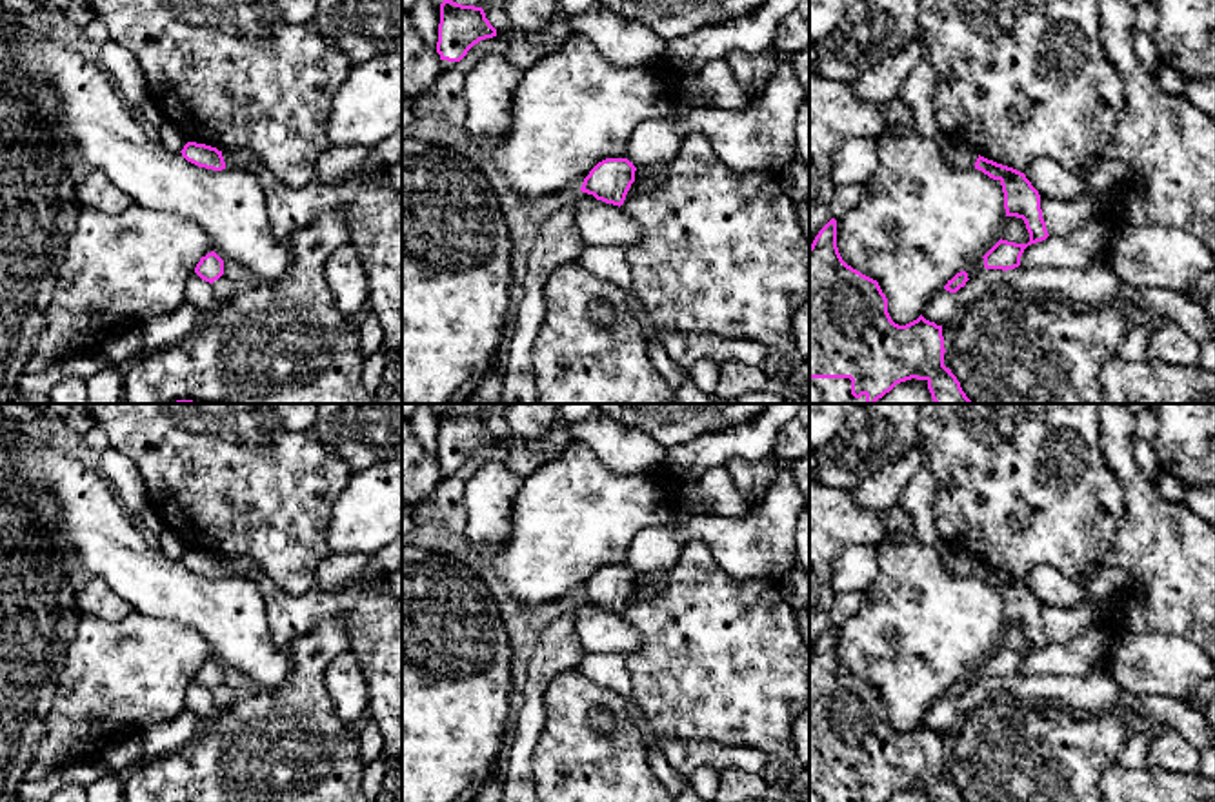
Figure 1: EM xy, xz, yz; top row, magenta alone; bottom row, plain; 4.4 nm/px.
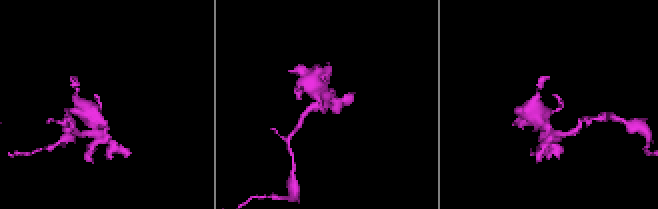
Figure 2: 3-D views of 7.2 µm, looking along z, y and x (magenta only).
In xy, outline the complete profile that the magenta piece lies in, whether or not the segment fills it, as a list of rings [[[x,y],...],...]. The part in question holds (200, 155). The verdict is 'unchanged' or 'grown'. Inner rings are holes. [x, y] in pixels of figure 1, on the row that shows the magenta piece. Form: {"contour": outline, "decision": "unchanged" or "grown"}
{"contour": [[[187,142],[180,153],[187,162],[198,167],[206,167],[213,171],[226,169],[222,151],[218,151],[216,147],[196,144],[196,142]]], "decision": "unchanged"}

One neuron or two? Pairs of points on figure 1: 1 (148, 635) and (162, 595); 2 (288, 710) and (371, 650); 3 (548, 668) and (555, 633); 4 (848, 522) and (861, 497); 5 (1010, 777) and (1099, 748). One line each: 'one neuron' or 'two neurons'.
1: two neurons
2: two neurons
3: one neuron
4: two neurons
5: one neuron

